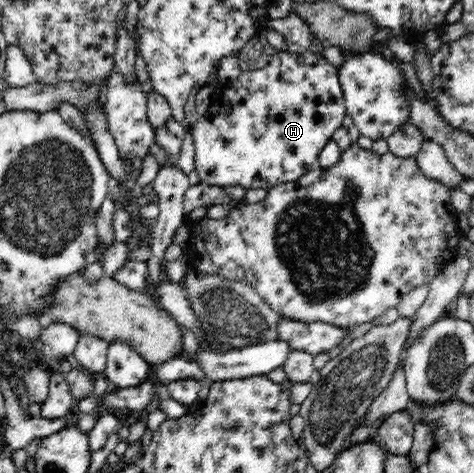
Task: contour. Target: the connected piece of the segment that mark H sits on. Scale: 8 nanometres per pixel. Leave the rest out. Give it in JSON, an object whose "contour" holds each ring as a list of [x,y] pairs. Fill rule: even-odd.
{"contour":[[[313,49],[302,55],[281,50],[270,57],[263,69],[242,72],[198,119],[191,131],[195,147],[194,169],[201,182],[223,188],[239,185],[247,190],[269,190],[276,185],[296,181],[317,166],[320,151],[331,141],[333,134],[343,128],[346,114],[343,91],[334,65]]]}

